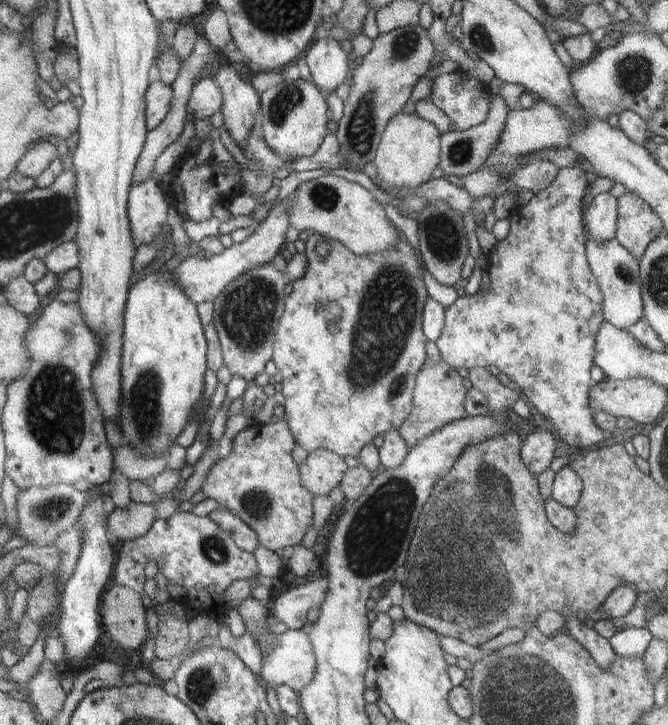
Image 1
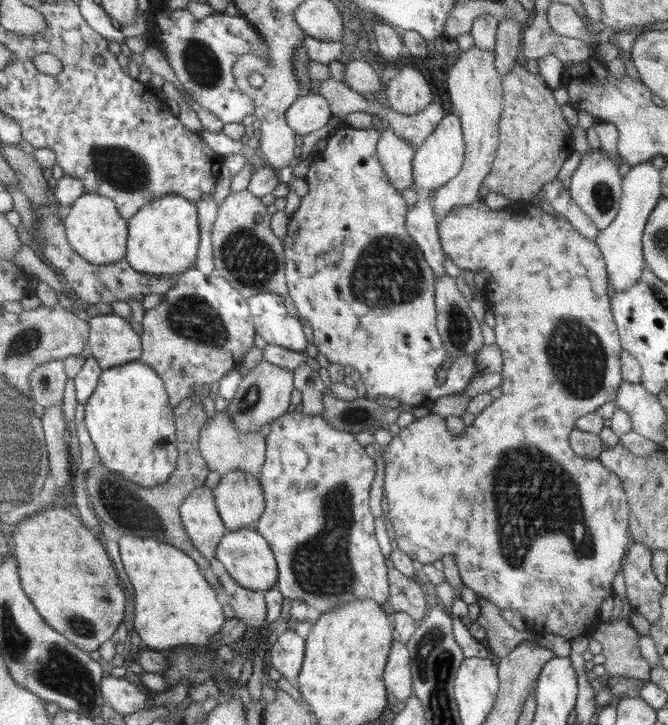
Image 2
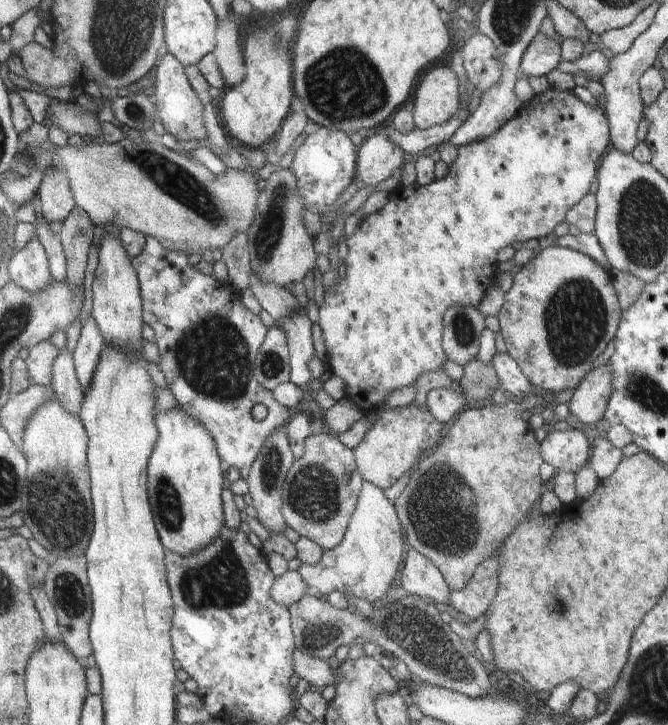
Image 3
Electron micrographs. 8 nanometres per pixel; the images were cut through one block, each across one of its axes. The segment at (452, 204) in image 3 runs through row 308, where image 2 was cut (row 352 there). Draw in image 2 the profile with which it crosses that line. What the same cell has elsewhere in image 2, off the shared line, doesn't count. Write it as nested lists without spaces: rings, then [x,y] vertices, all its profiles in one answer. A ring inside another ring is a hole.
[[[340,125],[326,138],[327,146],[324,150],[316,150],[313,153],[313,163],[310,165],[305,181],[309,184],[309,191],[306,196],[301,197],[298,210],[289,217],[286,236],[283,238],[283,251],[285,254],[285,281],[288,294],[298,310],[299,318],[304,318],[314,329],[313,343],[319,349],[320,354],[326,356],[329,362],[340,365],[353,366],[359,372],[360,389],[362,395],[375,399],[377,396],[396,398],[404,404],[412,407],[420,406],[425,400],[436,400],[446,394],[461,393],[466,385],[478,374],[479,370],[475,365],[475,354],[461,354],[460,356],[449,356],[444,350],[441,336],[437,331],[437,312],[435,305],[435,281],[432,269],[426,263],[423,252],[408,234],[405,227],[407,213],[406,201],[392,186],[387,174],[382,168],[377,153],[377,142],[380,140],[380,131],[373,127],[364,130],[355,130],[345,125]],[[450,360],[451,366],[446,370],[444,383],[438,384],[436,374],[442,370],[442,362]]]

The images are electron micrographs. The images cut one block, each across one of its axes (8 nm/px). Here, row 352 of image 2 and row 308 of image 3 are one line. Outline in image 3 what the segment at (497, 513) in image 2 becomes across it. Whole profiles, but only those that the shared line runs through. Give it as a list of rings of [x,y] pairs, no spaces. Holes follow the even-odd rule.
[[[556,244],[539,250],[515,275],[513,286],[505,294],[497,317],[507,354],[516,361],[530,382],[538,388],[561,393],[568,388],[574,390],[586,373],[597,365],[596,358],[615,338],[621,312],[610,274],[585,254]]]

